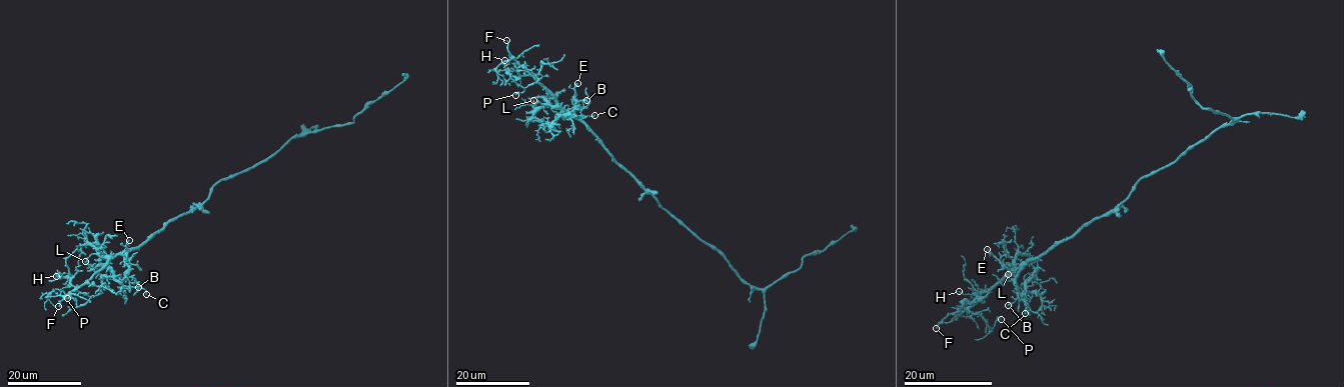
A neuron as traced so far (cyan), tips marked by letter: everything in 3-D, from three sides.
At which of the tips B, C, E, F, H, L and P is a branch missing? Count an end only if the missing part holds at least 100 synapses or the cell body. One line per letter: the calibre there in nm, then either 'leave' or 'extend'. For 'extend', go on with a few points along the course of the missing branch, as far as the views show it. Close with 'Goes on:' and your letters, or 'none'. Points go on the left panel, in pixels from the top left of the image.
B: 120 nm thick; leave
C: 140 nm thick; leave
E: 160 nm thick; leave
F: 150 nm thick; extend; missing branch runs (58, 306), (29, 308)
H: 150 nm thick; leave
L: 130 nm thick; leave
P: 170 nm thick; leave
Goes on: F

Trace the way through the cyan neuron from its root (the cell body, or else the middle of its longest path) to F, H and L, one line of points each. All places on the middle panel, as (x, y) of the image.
F: (661, 206), (602, 142), (566, 112), (516, 61), (507, 50), (506, 40)
H: (661, 206), (582, 122), (566, 112), (525, 71), (513, 76), (505, 68), (504, 60)
L: (661, 206), (582, 122), (543, 103), (538, 102), (535, 106), (533, 100)

